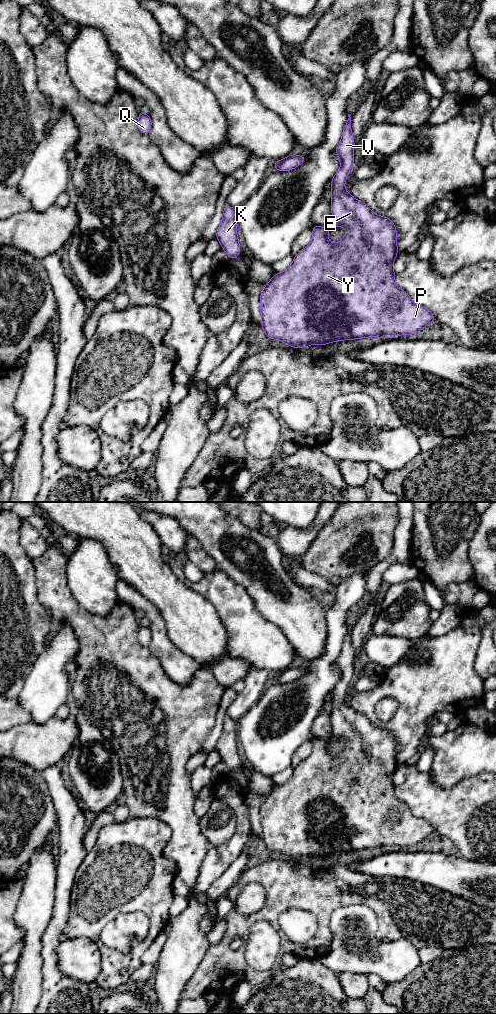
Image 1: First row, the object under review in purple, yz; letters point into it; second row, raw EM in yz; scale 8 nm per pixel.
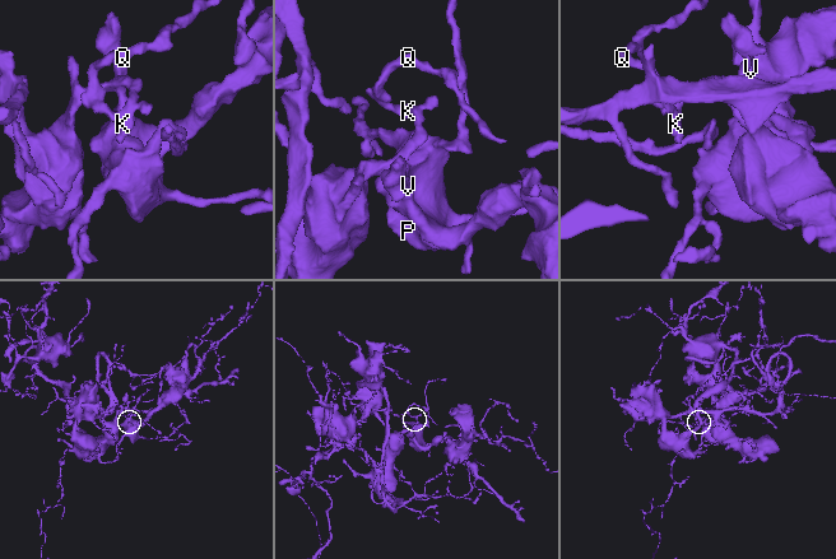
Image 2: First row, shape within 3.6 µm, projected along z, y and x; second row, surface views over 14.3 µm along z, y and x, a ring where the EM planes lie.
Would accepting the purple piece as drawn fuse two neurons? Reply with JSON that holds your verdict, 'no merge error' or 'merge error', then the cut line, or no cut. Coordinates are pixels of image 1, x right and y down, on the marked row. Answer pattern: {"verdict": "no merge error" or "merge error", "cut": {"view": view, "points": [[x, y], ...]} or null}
{"verdict": "no merge error", "cut": null}

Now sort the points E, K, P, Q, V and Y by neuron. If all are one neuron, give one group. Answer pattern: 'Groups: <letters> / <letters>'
Groups: E K P Q V Y

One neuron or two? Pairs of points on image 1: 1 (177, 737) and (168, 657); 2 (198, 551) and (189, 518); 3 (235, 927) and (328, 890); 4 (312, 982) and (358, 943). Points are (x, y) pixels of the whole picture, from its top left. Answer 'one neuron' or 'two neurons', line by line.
1: two neurons
2: two neurons
3: one neuron
4: two neurons

